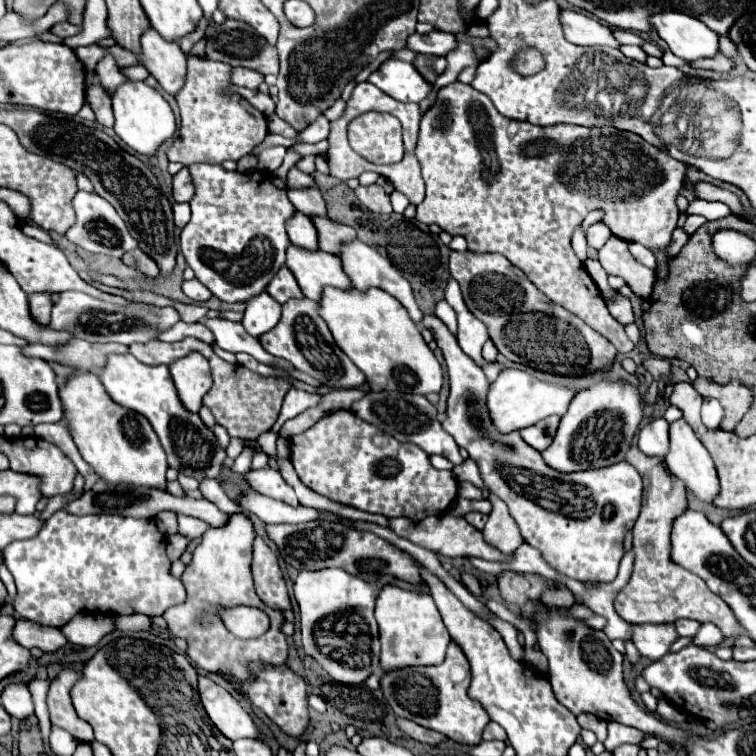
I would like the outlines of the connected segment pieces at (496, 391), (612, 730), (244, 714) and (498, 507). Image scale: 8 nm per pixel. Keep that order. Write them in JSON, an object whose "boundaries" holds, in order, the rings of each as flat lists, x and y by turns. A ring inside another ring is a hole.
{"boundaries":[[[507,368,507,370,501,370,499,378,489,386,487,408,489,408,491,422,495,424,495,428,501,434,509,434,513,430,527,428,551,414,563,416,567,412,567,406,573,396,575,396,575,392,569,388,559,388,559,386,553,386,547,382,541,382,523,370]],[[609,722,609,736,607,736,607,740,603,744,611,752,611,750,615,750,621,744,639,744,643,740,643,736,645,734,639,732,637,728,623,726,619,722]],[[199,678,199,696,207,716,223,736,229,740,259,736,259,728,255,726,251,714,239,704,239,700,235,700,225,688,217,686,211,678]],[[489,494,489,500,493,502,493,512,489,514,489,520,483,528,483,538,501,554,513,554,523,544,523,536,519,534,519,528,507,506,493,494]]]}

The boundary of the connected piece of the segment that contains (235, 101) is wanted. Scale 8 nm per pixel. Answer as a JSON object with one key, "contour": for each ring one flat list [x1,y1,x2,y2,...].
{"contour":[[189,56,185,84,179,90,179,94,175,94,181,114,181,128,167,150,169,162,181,162,183,166,191,166,195,162,237,162,239,158,251,154,251,150,263,142,263,138,267,136,265,116,259,110,255,110,243,96,223,94,223,88,231,86,229,76,231,66,213,62,209,58]]}

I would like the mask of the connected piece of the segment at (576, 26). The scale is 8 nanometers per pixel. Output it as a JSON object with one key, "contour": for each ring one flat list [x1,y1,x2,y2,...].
{"contour":[[561,10,559,22,563,26,563,34,571,44,579,46,613,46,619,48,619,42,611,36,611,30,607,24,597,22,591,16,585,16,583,12,575,10]]}

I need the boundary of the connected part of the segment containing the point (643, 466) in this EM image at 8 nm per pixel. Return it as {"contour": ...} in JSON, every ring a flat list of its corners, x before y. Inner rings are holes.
{"contour":[[631,446,625,460,635,466,643,478,643,504,633,528,633,574,615,596,615,612,631,624,671,624,687,618,697,622,713,622,717,628,721,628,725,638,747,634,743,632,743,626,739,626,733,610,717,594,713,594,699,576,671,560,671,526,675,518,689,508,683,482,679,482,667,470,663,458,647,456,637,446]]}

